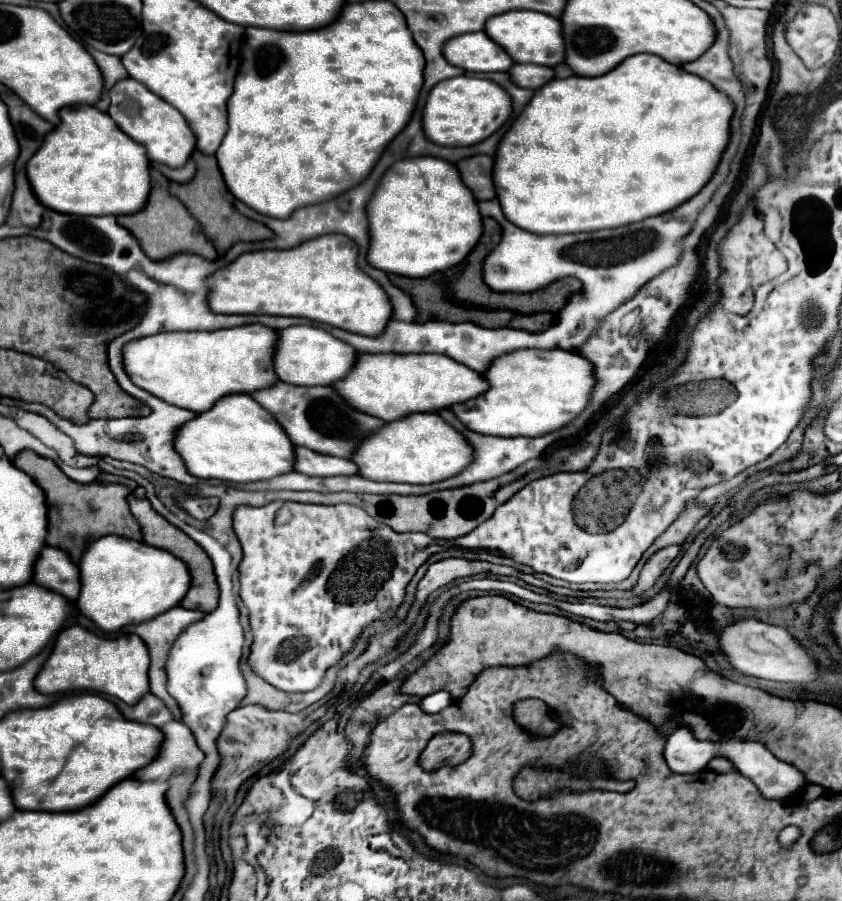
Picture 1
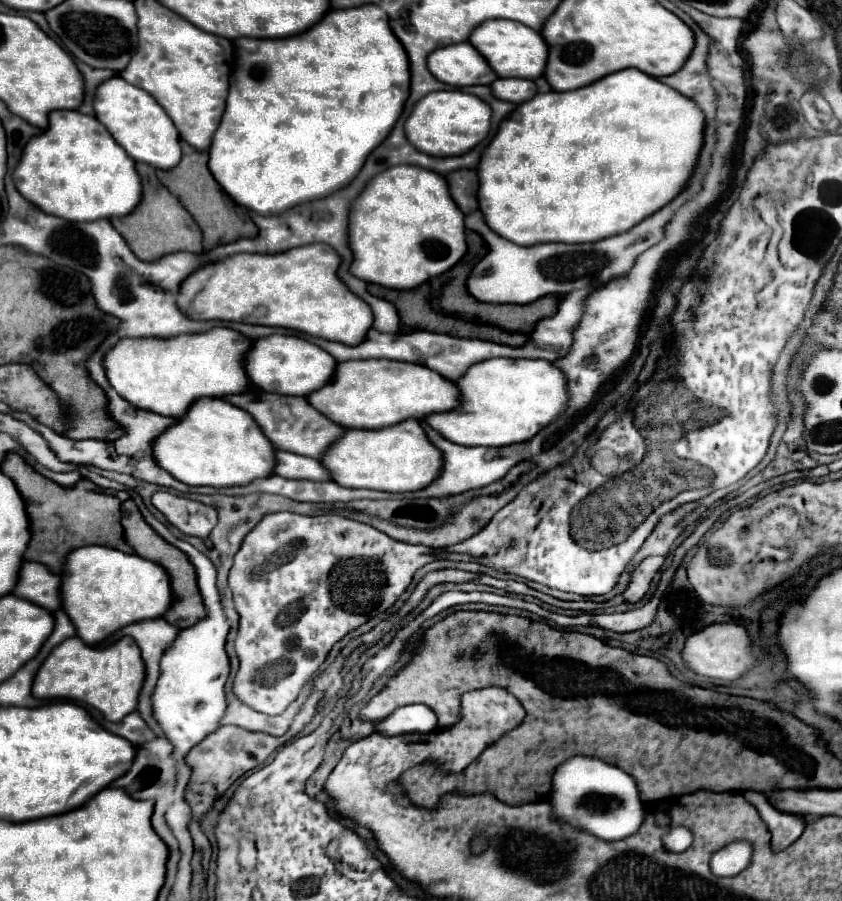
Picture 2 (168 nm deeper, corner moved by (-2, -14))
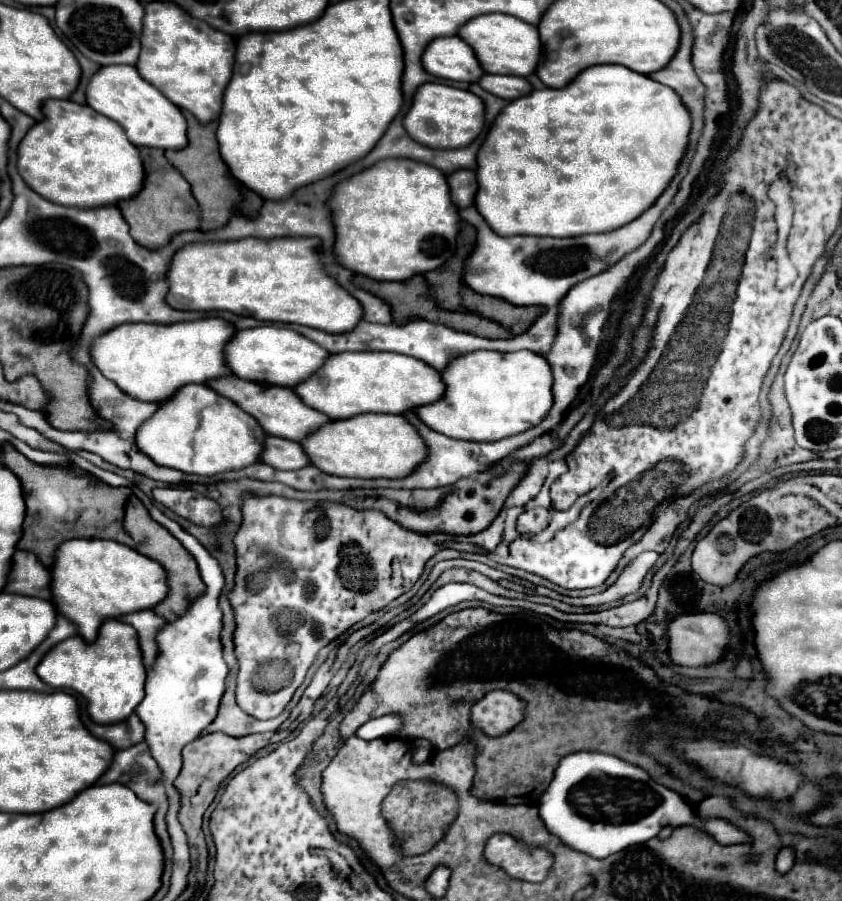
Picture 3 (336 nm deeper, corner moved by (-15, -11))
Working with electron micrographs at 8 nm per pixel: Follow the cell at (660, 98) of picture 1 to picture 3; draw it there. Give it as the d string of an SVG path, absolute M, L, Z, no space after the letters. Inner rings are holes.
M623 65L587 67L585 73L579 73L575 77L575 83L569 83L563 89L533 91L527 97L519 97L501 109L501 113L497 115L495 123L491 125L491 129L477 153L477 171L475 173L477 173L479 189L475 195L475 209L479 209L479 213L483 215L487 225L491 225L491 229L495 229L495 233L499 233L499 235L579 237L579 235L587 235L587 233L605 233L611 229L619 229L621 225L627 225L629 221L639 217L639 213L643 213L643 209L649 209L649 205L655 201L655 197L659 197L659 193L663 193L663 189L667 187L667 181L671 181L671 177L677 171L677 163L683 157L683 151L685 151L687 139L689 139L689 129L691 129L691 117L687 117L687 109L683 109L683 103L679 101L679 97L675 97L675 93L671 93L671 89L667 89L665 85L659 85L641 73L631 73L631 69L623 69ZM511 197L519 197L519 201L523 201L523 205L515 205L515 201L511 201Z

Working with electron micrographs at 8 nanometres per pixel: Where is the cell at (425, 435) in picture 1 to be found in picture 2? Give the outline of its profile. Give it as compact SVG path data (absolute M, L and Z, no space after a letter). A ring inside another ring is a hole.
M406 420L406 424L396 424L394 428L382 428L382 432L358 432L346 430L346 436L330 448L330 456L322 460L324 468L334 472L334 482L344 488L368 488L368 490L384 490L384 492L416 492L430 486L442 474L442 452L428 440L426 432L418 424L418 420Z

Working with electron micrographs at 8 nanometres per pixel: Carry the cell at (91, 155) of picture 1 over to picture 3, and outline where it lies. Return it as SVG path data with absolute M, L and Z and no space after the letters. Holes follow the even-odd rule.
M47 99L43 103L43 119L35 123L21 139L17 155L17 169L23 181L27 181L27 185L31 185L31 189L35 189L35 193L41 197L67 207L87 209L113 205L121 199L133 197L145 179L139 149L127 139L123 129L115 121L95 113L89 105L79 105L69 99Z

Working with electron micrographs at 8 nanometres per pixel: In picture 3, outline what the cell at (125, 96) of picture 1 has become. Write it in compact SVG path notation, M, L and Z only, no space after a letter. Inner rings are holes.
M131 65L99 67L99 71L95 71L87 83L85 97L91 109L117 121L133 145L157 149L183 149L183 145L187 145L187 123L179 107L163 97L163 93L147 83Z

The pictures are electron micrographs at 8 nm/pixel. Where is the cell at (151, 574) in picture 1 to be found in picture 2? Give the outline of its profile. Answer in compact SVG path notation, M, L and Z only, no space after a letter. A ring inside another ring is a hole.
M84 546L68 554L62 596L66 596L64 610L86 644L98 644L128 624L162 618L174 602L170 576L162 566L106 546Z

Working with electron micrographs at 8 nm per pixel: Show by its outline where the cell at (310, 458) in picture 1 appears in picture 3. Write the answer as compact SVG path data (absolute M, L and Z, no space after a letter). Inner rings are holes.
M267 437L261 451L261 461L275 469L301 469L309 465L309 457L295 441L283 441L281 437Z

